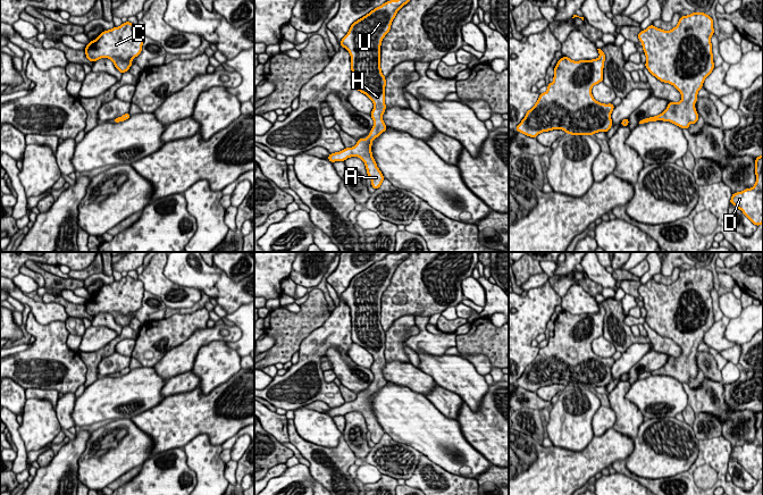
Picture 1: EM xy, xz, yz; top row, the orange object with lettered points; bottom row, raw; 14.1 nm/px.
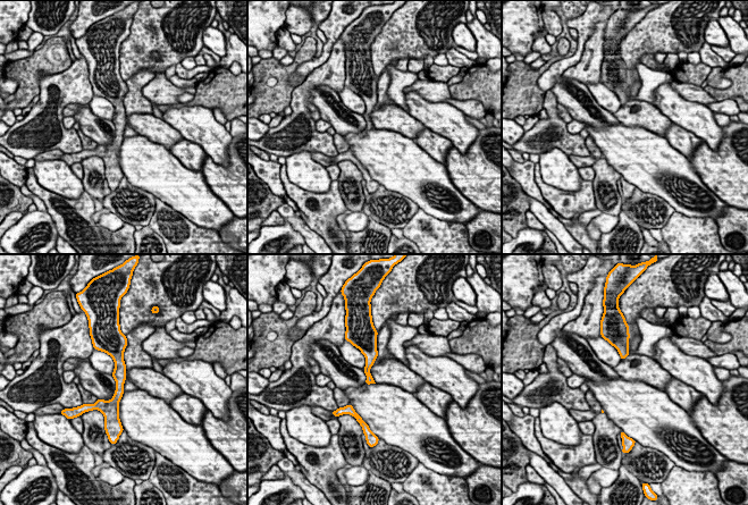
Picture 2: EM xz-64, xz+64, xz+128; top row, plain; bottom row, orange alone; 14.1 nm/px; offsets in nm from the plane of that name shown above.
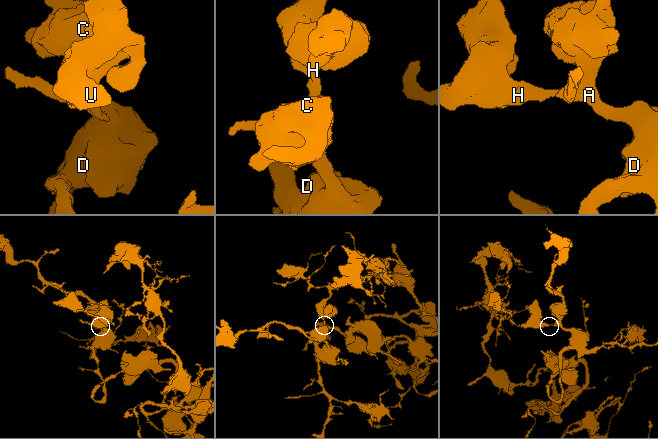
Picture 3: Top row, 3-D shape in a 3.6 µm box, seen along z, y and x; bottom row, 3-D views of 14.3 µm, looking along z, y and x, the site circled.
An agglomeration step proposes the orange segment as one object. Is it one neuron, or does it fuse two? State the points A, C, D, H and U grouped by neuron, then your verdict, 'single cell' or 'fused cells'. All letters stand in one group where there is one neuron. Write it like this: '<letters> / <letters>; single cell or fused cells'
A C D H U; single cell

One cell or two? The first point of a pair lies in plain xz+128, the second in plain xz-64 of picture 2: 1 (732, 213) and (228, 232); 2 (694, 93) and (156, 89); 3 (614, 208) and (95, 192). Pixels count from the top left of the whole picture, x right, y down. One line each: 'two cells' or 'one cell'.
1: one cell
2: one cell
3: one cell

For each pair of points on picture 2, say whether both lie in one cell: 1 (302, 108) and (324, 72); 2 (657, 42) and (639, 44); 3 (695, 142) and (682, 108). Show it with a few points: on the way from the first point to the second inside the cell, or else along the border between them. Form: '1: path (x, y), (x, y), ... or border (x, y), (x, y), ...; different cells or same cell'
1: path (302, 99), (302, 93), (314, 81); same cell
2: path (653, 42), (644, 42); same cell
3: border (673, 123), (690, 131), (704, 142); different cells

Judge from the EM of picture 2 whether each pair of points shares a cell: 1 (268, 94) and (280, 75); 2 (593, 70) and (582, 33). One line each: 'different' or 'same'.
1: same
2: different

